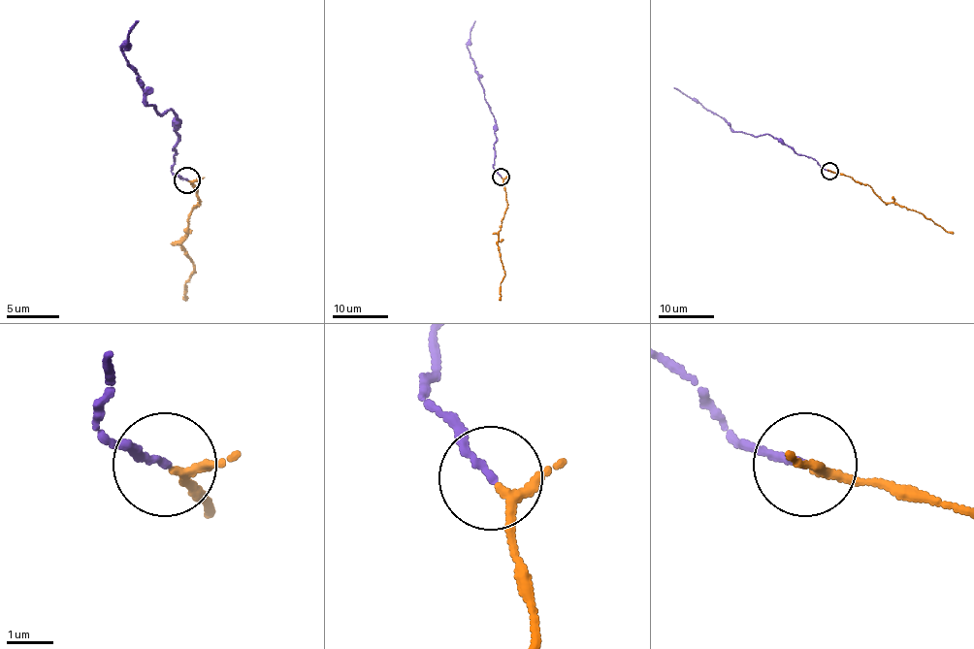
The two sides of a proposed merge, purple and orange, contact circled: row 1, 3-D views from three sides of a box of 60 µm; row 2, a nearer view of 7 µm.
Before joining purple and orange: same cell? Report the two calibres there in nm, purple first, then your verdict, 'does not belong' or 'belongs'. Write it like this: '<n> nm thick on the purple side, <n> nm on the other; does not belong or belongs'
150 nm thick on the purple side, 170 nm on the other; belongs

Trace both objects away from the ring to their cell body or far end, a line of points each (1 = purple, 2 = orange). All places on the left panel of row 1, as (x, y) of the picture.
1: (186, 179), (173, 171), (176, 115), (149, 105), (122, 52), (128, 31), (139, 20)
2: (188, 181), (197, 190), (199, 200), (194, 206), (188, 232), (180, 240), (194, 269), (186, 282), (186, 298)

